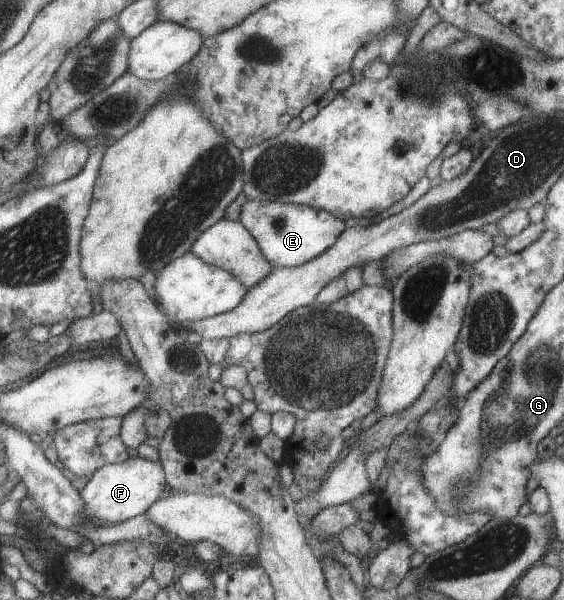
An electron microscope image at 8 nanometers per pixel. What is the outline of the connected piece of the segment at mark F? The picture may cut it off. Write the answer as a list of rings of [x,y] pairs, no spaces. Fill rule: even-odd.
[[[136,457],[127,458],[125,462],[101,466],[78,492],[85,508],[81,512],[81,518],[89,520],[93,526],[124,522],[144,514],[147,508],[159,499],[165,485],[163,468],[158,461]]]

